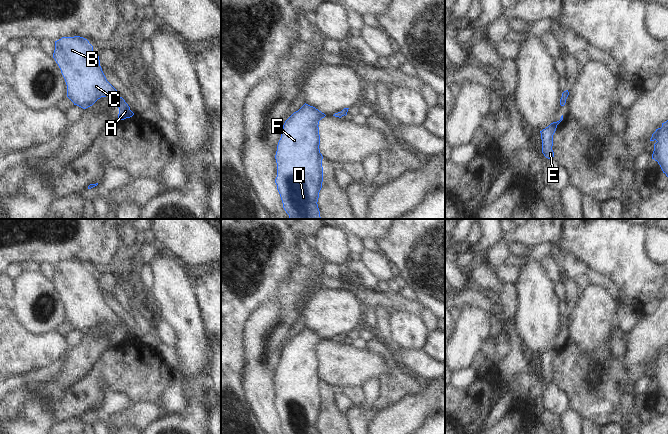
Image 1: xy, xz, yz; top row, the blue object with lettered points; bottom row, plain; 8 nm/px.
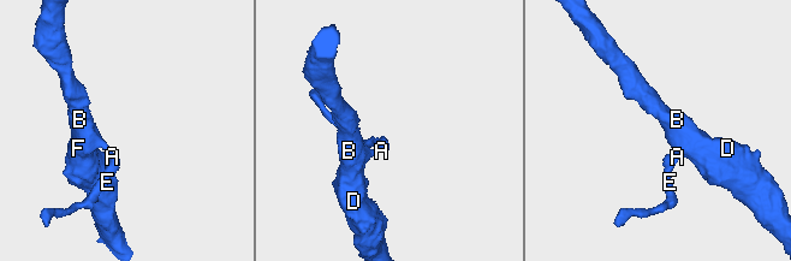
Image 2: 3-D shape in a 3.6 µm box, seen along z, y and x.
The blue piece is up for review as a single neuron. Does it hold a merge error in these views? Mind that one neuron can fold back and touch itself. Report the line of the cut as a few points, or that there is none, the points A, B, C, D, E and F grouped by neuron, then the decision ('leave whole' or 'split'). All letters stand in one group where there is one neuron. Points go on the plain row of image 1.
no cut | A B C D E F | leave whole

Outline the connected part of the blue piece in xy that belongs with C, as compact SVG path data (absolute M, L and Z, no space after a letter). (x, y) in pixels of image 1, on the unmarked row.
M80 260L62 261L55 265L53 282L58 288L67 309L67 321L83 333L92 330L101 321L109 320L113 323L118 332L118 343L130 342L134 337L117 314L107 305L100 290L99 280L93 276L93 270L89 265Z

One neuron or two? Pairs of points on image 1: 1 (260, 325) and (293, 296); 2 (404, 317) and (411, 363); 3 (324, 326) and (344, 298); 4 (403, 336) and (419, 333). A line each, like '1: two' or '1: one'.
1: one
2: two
3: one
4: one

